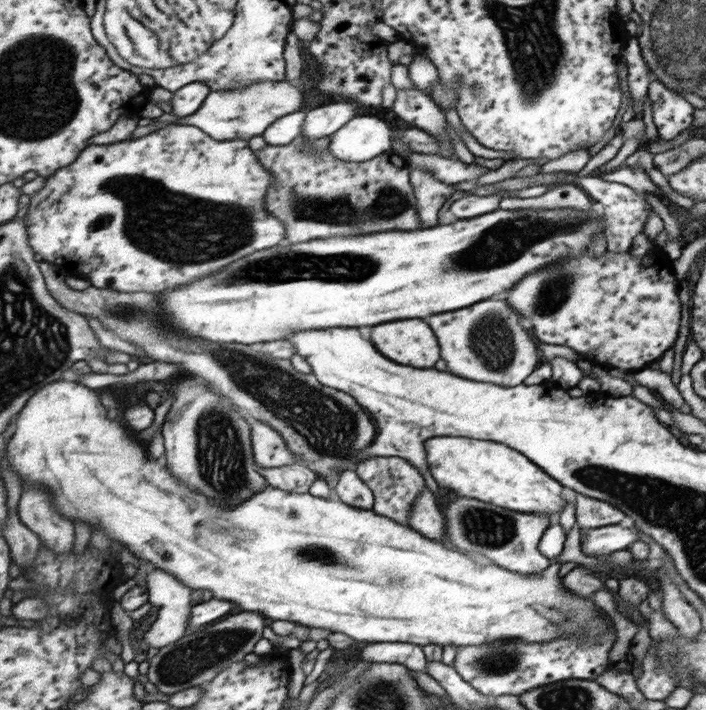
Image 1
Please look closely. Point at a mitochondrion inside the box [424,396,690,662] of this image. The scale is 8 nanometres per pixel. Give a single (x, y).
(479, 526)

